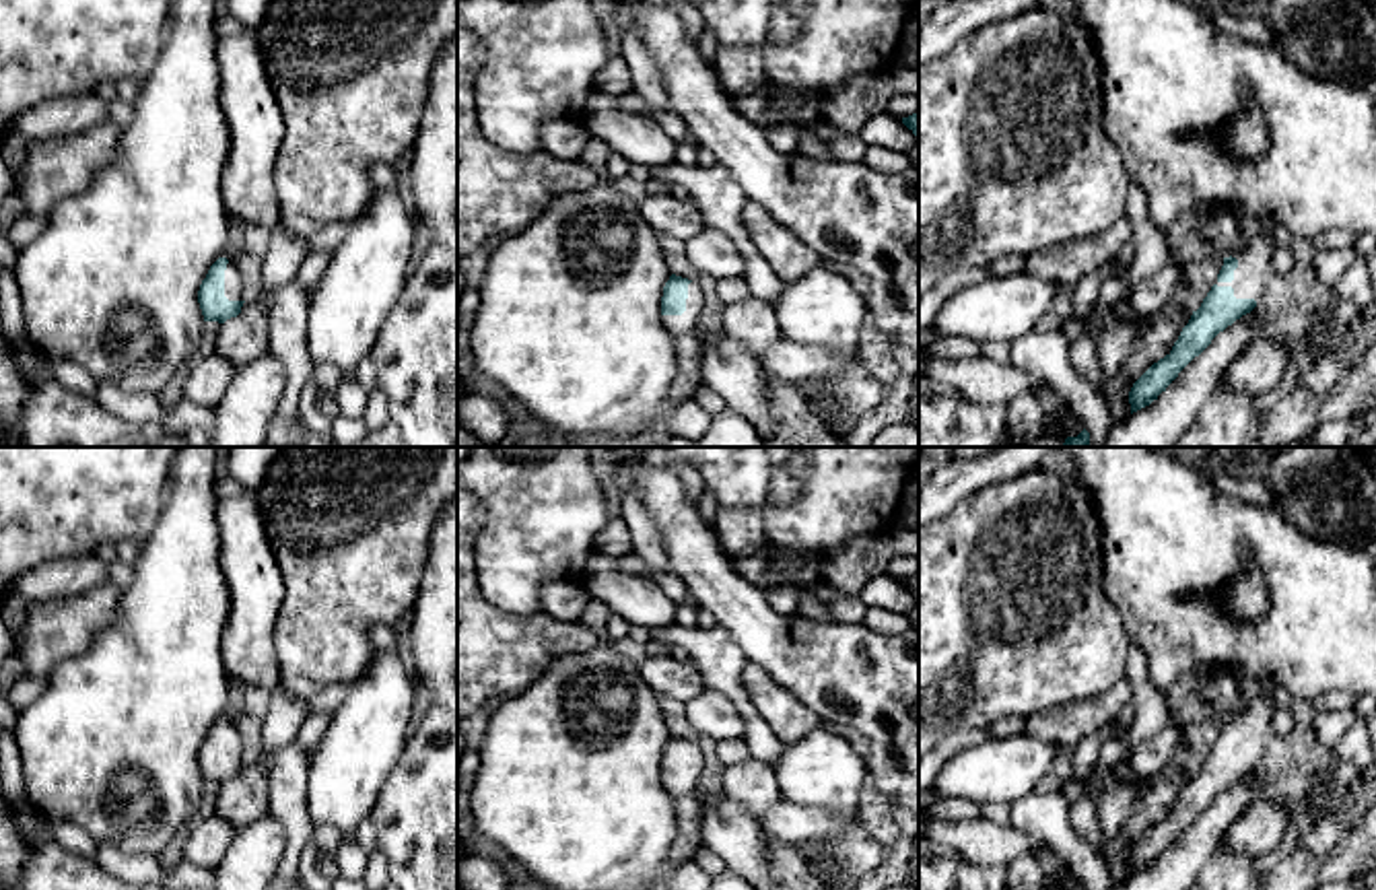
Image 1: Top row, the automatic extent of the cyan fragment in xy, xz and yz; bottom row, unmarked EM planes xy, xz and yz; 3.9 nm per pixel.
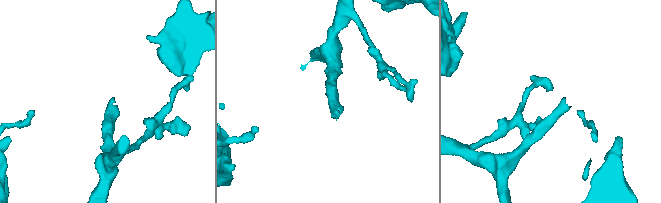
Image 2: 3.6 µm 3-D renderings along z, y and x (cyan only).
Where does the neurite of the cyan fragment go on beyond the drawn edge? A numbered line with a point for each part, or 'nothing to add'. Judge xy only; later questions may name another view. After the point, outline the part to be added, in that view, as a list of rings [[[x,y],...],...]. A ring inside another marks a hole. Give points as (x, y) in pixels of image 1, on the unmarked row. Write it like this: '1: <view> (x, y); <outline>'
1: xy (233, 744); [[[233,713],[222,715],[220,719],[227,719],[227,731],[225,731],[225,758],[229,762],[243,762],[243,740],[233,727]]]

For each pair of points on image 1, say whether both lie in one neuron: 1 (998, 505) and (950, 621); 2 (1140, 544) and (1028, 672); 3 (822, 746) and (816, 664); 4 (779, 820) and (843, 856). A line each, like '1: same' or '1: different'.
1: same
2: different
3: different
4: different

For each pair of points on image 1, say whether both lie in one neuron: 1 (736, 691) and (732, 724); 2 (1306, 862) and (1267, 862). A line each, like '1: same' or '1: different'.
1: different
2: different

